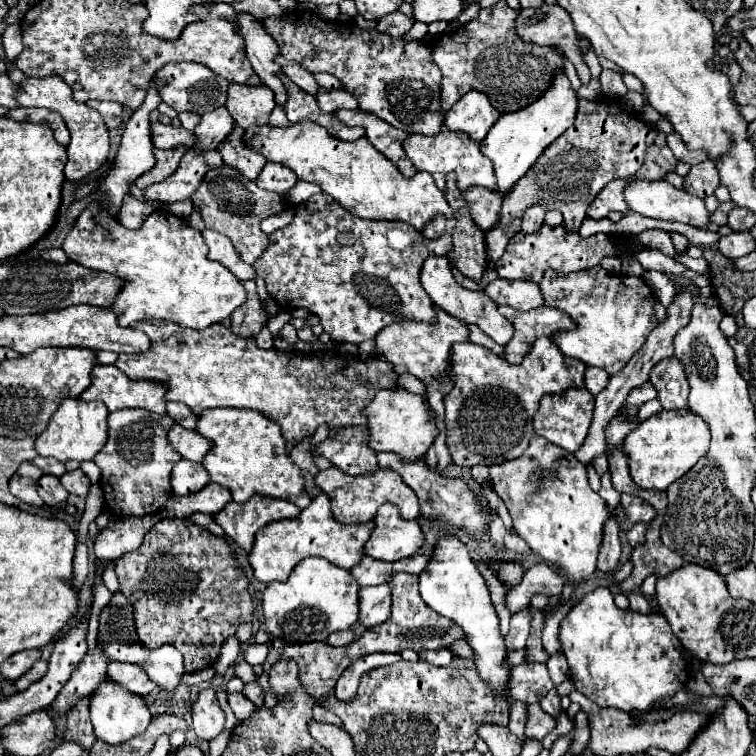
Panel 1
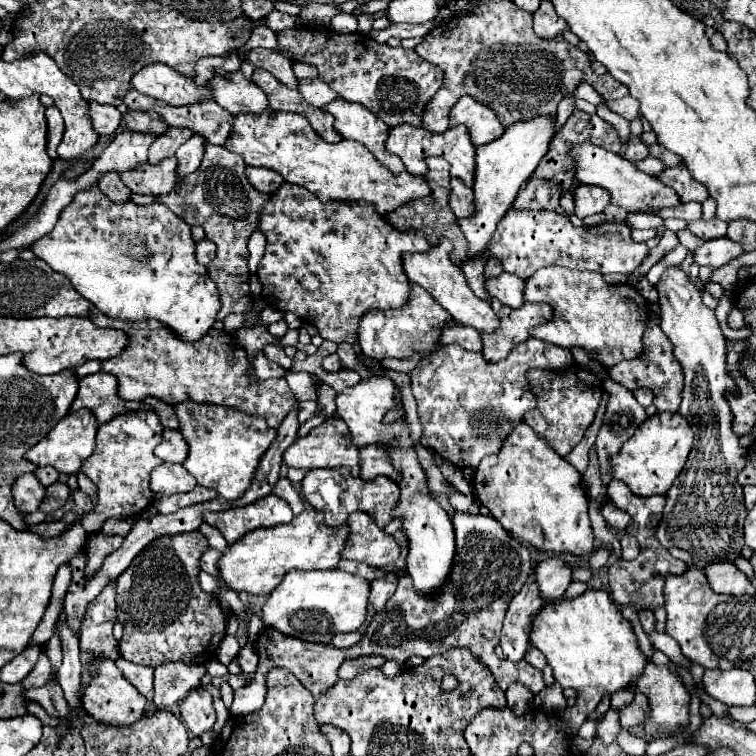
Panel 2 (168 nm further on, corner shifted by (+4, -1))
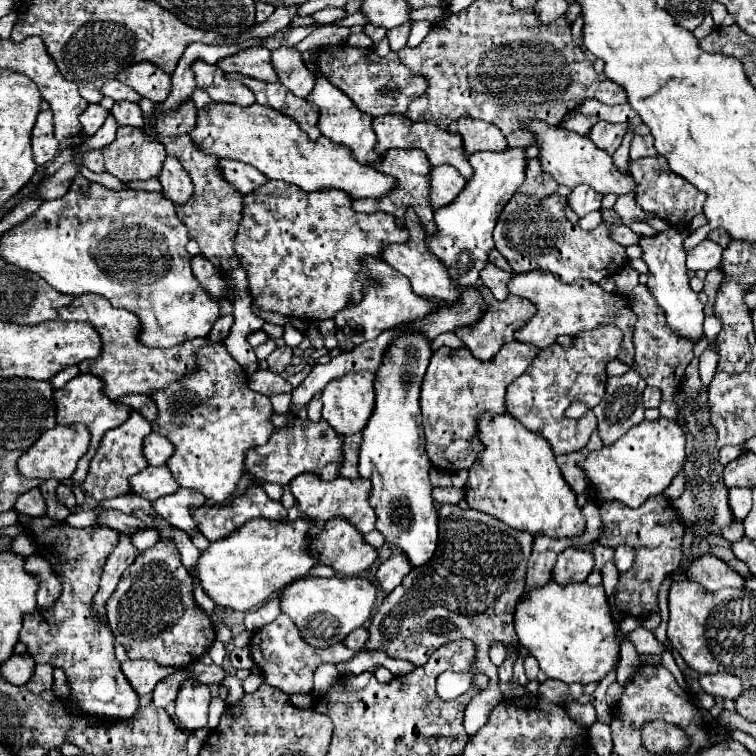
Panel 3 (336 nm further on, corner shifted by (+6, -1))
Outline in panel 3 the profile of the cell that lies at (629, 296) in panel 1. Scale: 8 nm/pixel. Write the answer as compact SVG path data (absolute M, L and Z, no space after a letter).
M540 270L516 274L514 280L510 282L508 290L510 290L510 294L528 298L530 302L536 304L534 318L528 320L528 324L524 324L520 330L516 330L516 340L534 344L542 350L542 348L552 346L560 334L578 336L580 332L594 330L604 324L616 324L624 332L618 360L626 362L628 366L634 364L632 334L634 334L636 314L632 312L630 300L626 296L620 296L616 292L606 292L596 282L590 282L590 280L574 280L572 284L566 284L566 282L558 280L556 276L552 276L550 272L540 272Z

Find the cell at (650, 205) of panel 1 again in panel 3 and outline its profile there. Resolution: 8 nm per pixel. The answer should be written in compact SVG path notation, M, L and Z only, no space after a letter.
M528 120L524 124L530 132L536 136L536 144L540 146L540 156L538 160L542 162L542 168L554 176L558 184L564 184L568 188L574 188L578 184L588 184L600 194L630 194L636 192L636 182L630 172L618 170L618 166L612 162L612 156L598 148L588 136L580 136L576 132L568 132L564 128L552 128L540 120Z

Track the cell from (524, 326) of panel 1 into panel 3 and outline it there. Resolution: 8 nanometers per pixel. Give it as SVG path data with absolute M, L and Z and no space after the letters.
M480 286L480 294L484 296L486 304L488 304L488 310L486 314L482 316L480 322L476 322L474 326L466 326L466 328L458 328L456 330L456 336L466 344L466 348L482 362L488 362L496 356L496 352L502 348L502 344L506 342L512 342L514 340L514 332L518 328L522 328L522 324L526 324L534 314L536 314L536 306L532 306L530 300L526 298L518 298L518 296L508 296L506 300L496 300L492 296L492 292L486 288L486 286Z

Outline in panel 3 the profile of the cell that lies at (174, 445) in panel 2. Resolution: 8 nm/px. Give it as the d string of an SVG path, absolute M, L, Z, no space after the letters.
M150 432L144 440L144 454L152 466L164 466L174 454L174 444L160 432Z

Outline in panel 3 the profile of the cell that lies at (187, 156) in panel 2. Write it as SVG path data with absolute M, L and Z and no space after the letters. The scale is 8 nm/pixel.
M176 156L166 158L158 180L162 184L162 194L168 200L172 200L174 204L188 200L188 196L192 194L192 180L190 180L188 172L184 172L184 168L182 168L180 160L176 160Z

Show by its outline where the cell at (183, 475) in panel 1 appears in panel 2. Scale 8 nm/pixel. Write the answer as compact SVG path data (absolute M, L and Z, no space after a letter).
M160 464L150 472L150 490L156 498L190 492L194 486L194 476L190 476L182 464Z

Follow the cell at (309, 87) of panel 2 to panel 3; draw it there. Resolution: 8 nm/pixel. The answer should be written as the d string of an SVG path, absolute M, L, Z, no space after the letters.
M278 48L272 52L272 64L280 76L280 82L298 98L308 98L316 86L316 74L312 74L302 62L302 54L296 48Z

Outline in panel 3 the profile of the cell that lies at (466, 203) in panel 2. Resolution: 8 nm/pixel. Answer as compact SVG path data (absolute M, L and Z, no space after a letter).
M448 164L434 166L432 180L430 180L432 208L438 210L438 208L452 204L458 198L458 194L464 190L464 184L466 184L466 180L462 178L462 174L456 168L452 168Z

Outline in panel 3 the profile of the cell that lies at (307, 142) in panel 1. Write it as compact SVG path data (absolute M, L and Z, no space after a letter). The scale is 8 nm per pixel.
M212 104L212 108L198 112L198 124L194 132L190 132L190 136L208 154L246 162L258 168L266 178L296 184L306 192L338 188L358 200L382 198L396 186L394 176L360 164L352 156L348 146L336 144L324 136L314 142L304 130L300 130L296 120L260 104L252 104L246 108L234 104Z

